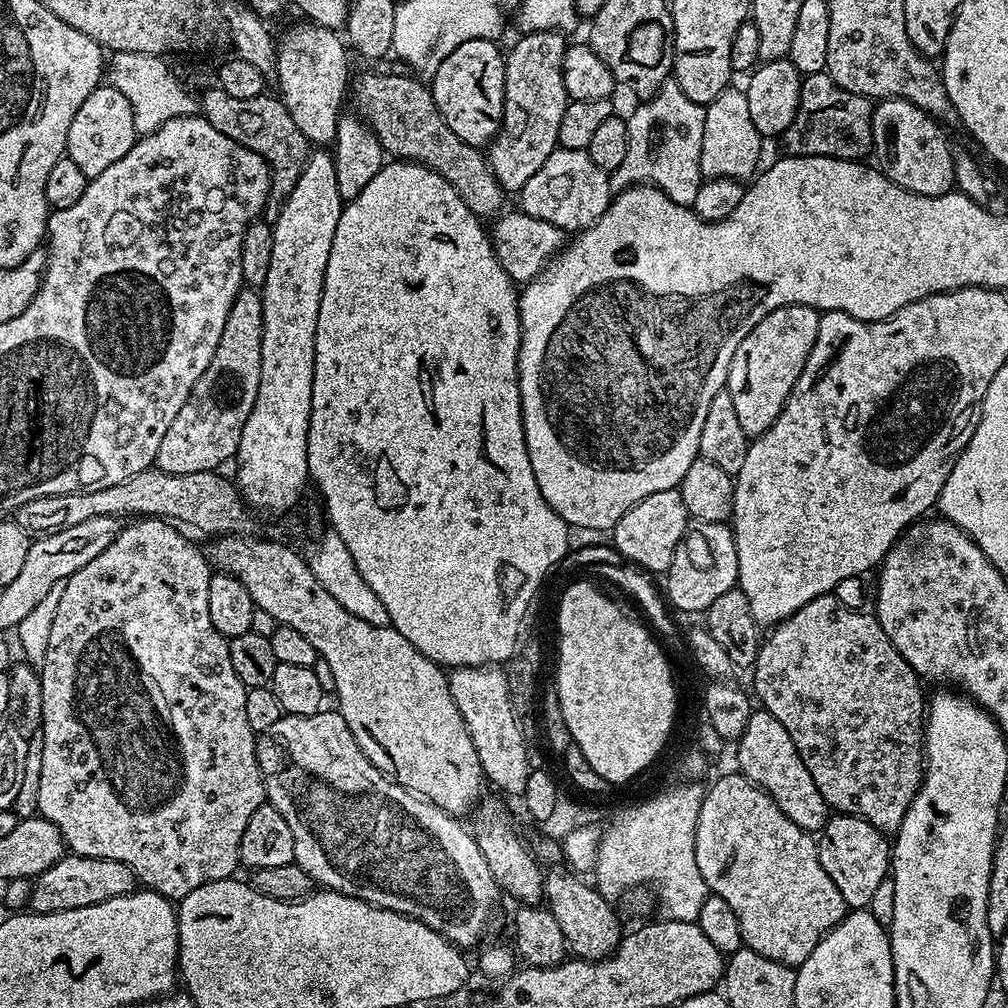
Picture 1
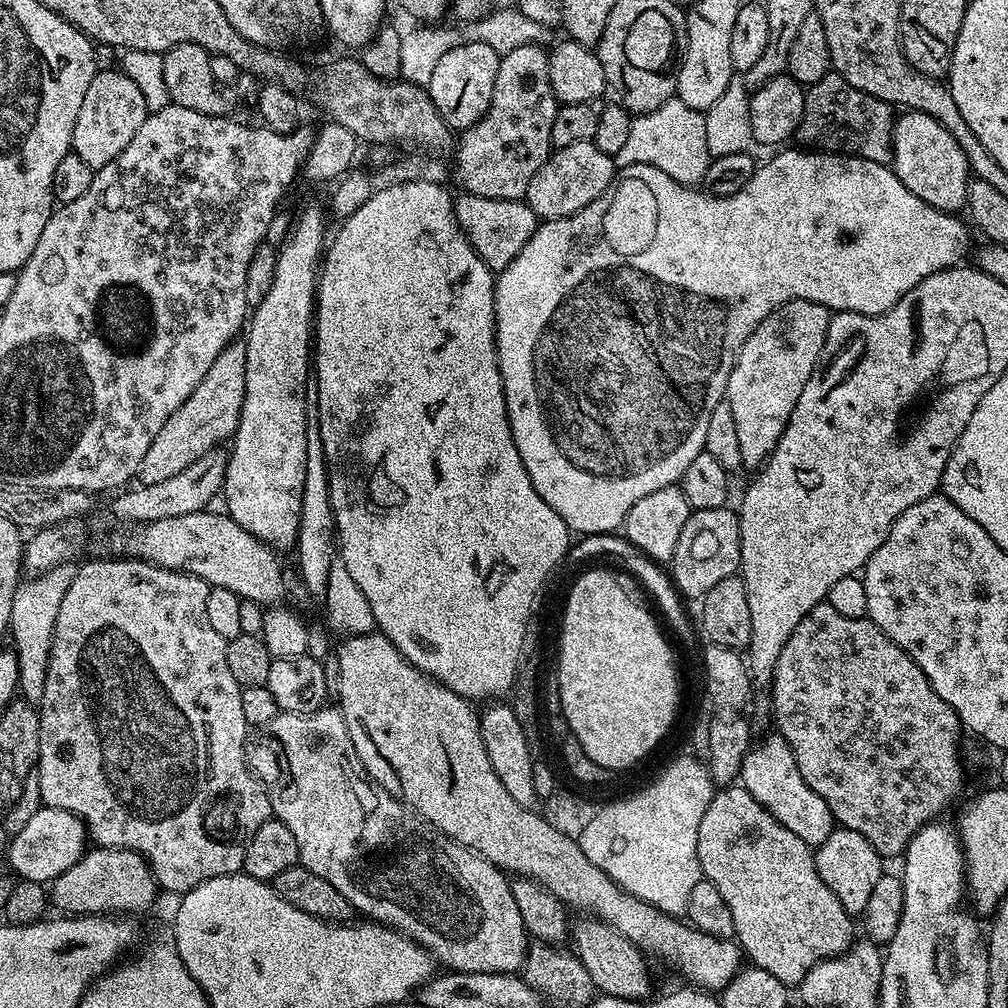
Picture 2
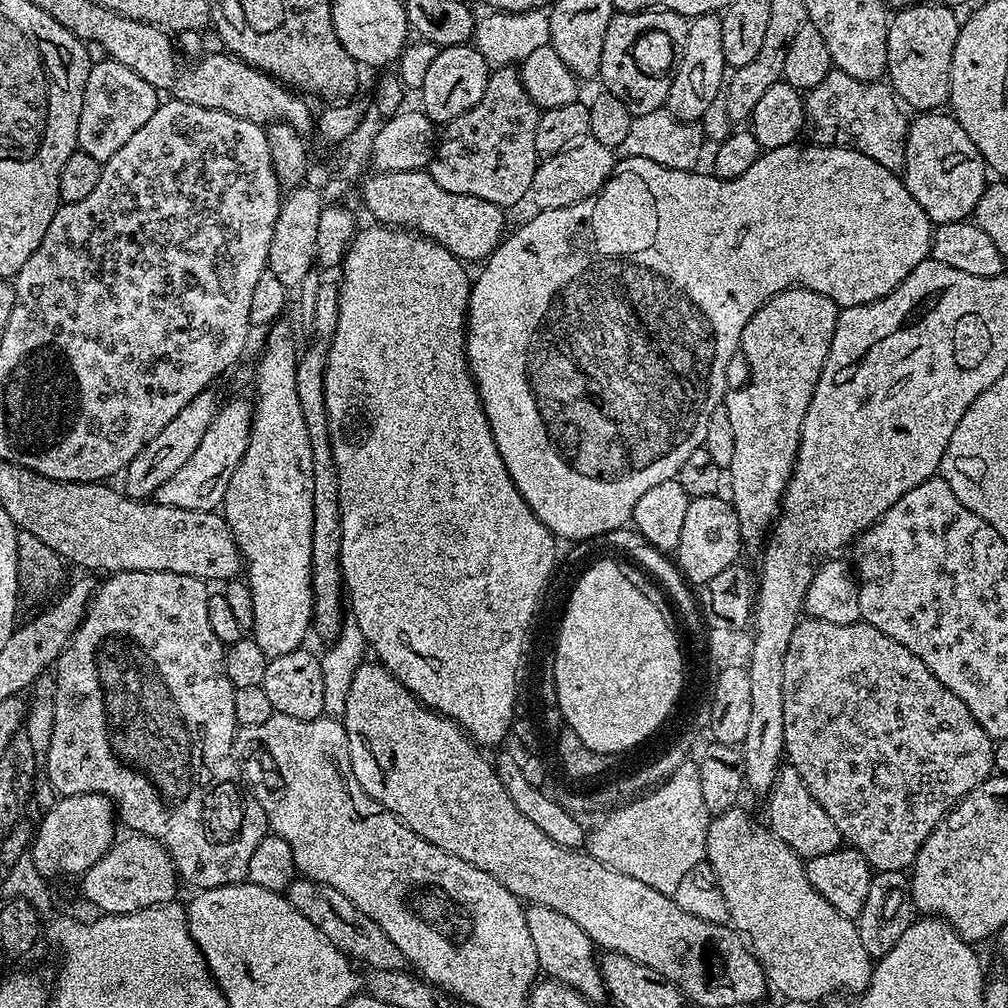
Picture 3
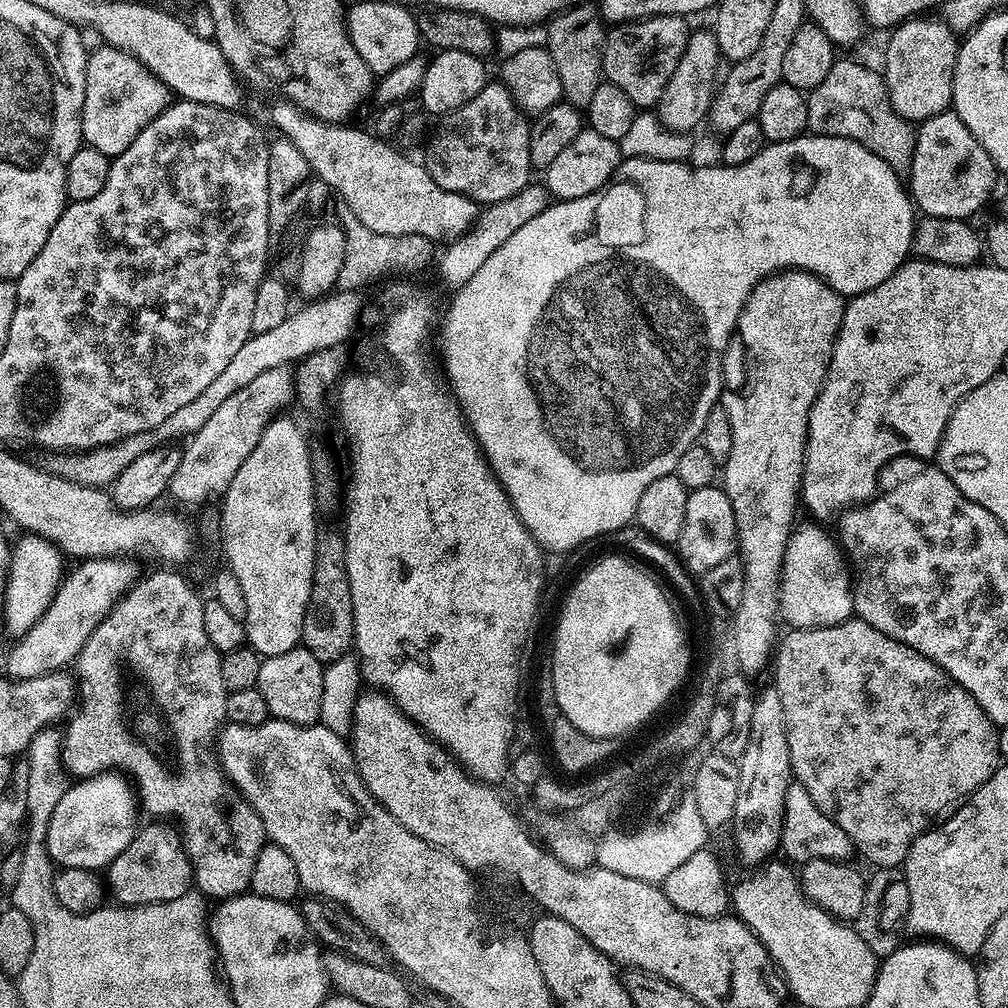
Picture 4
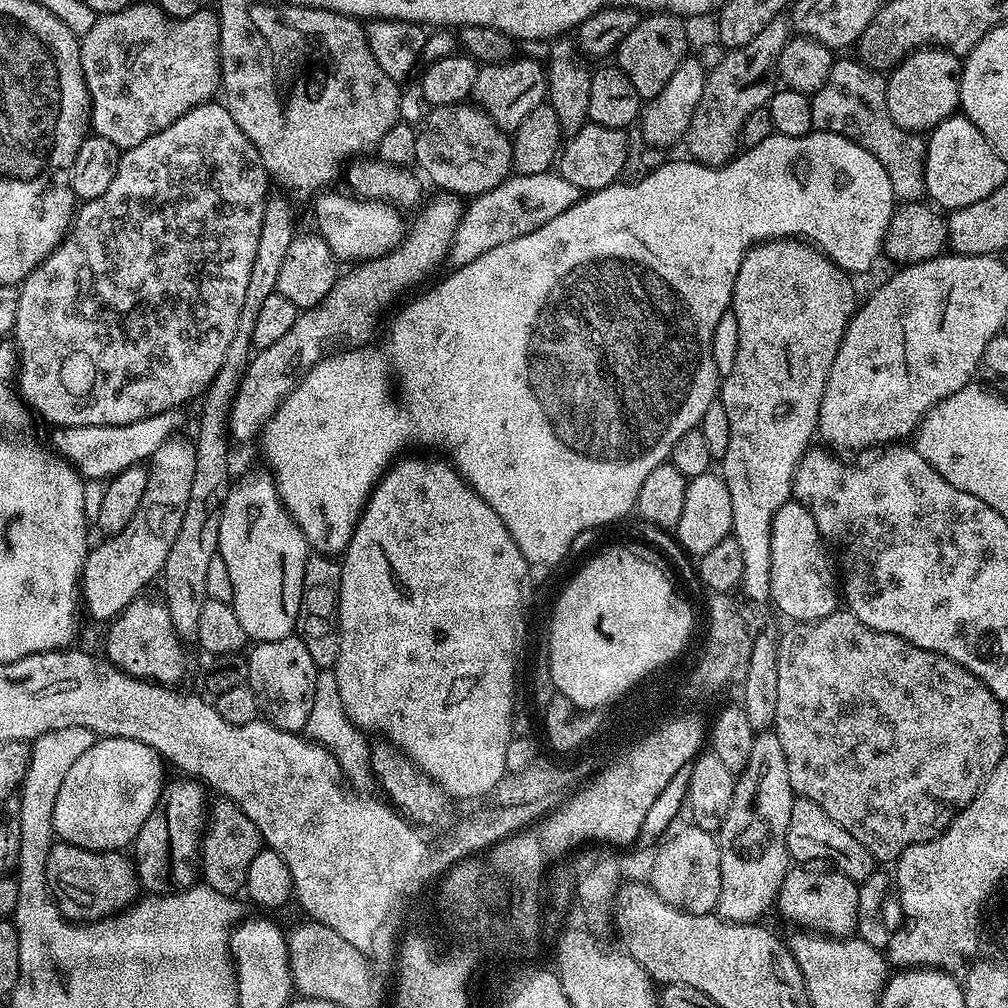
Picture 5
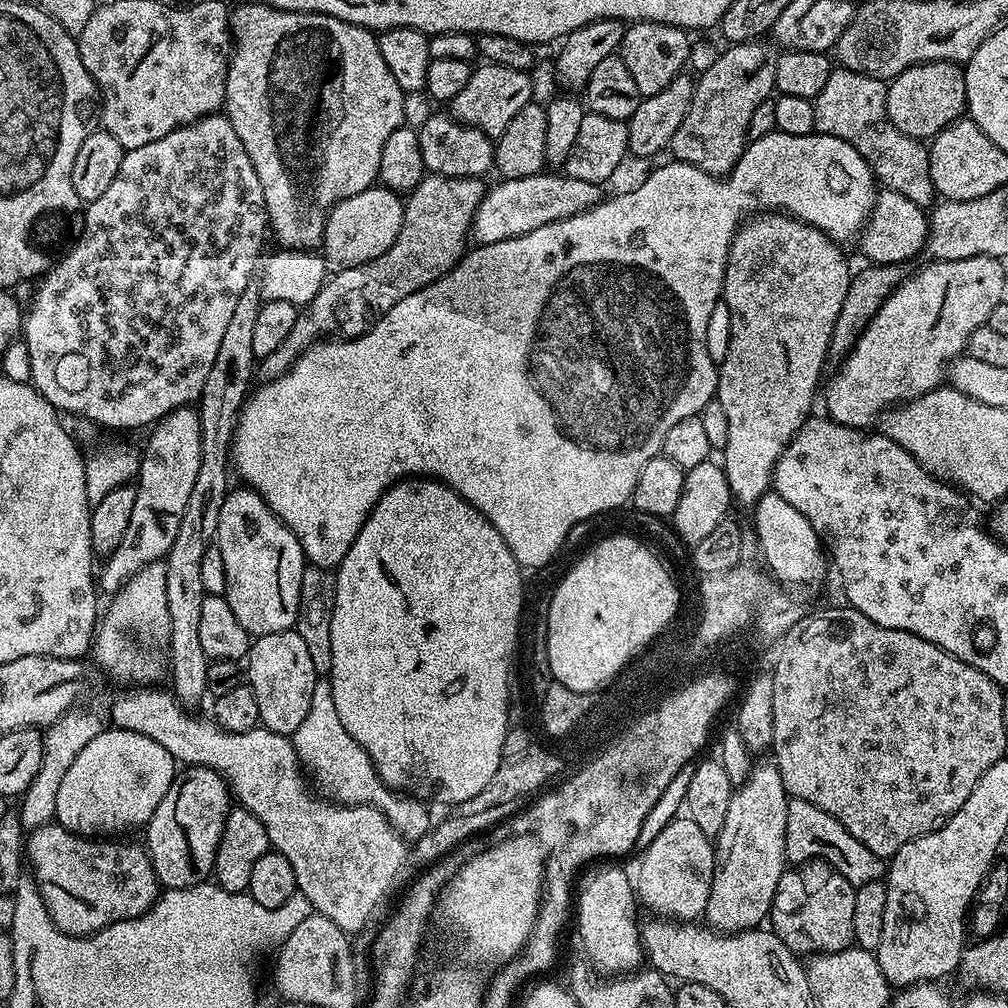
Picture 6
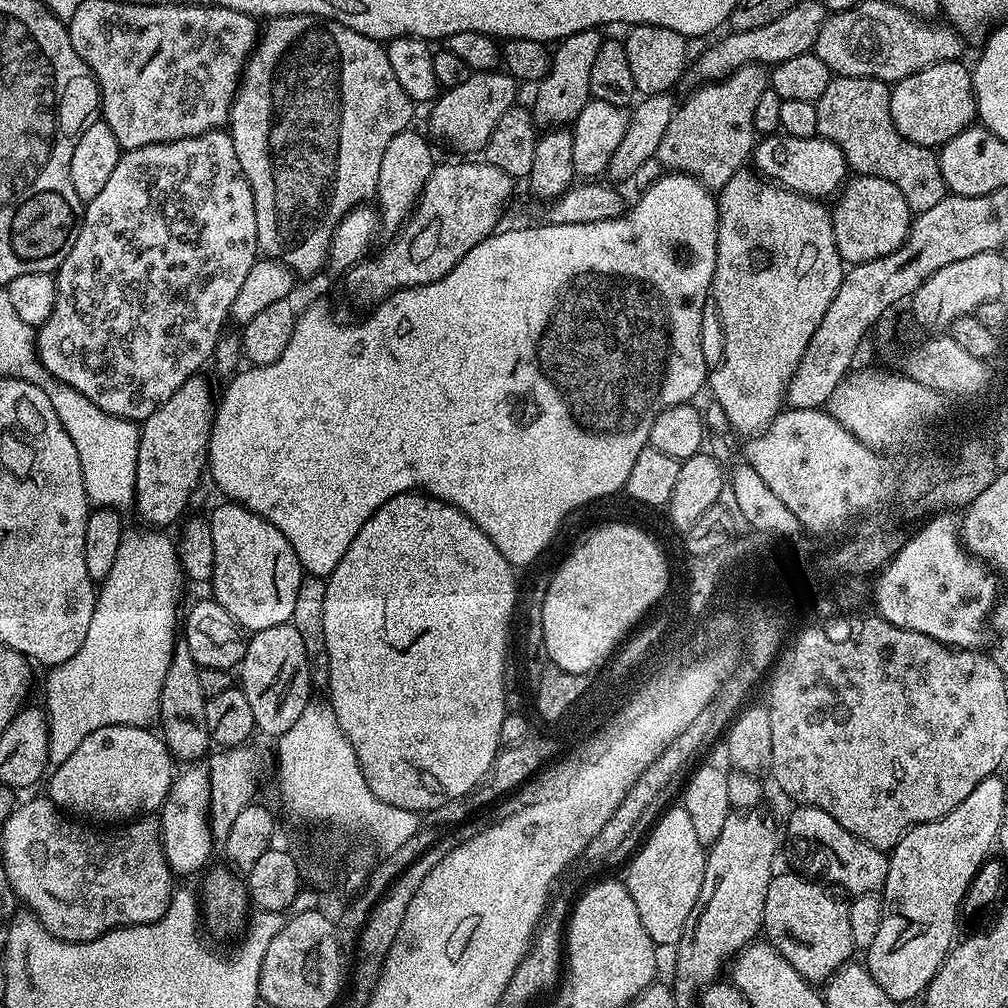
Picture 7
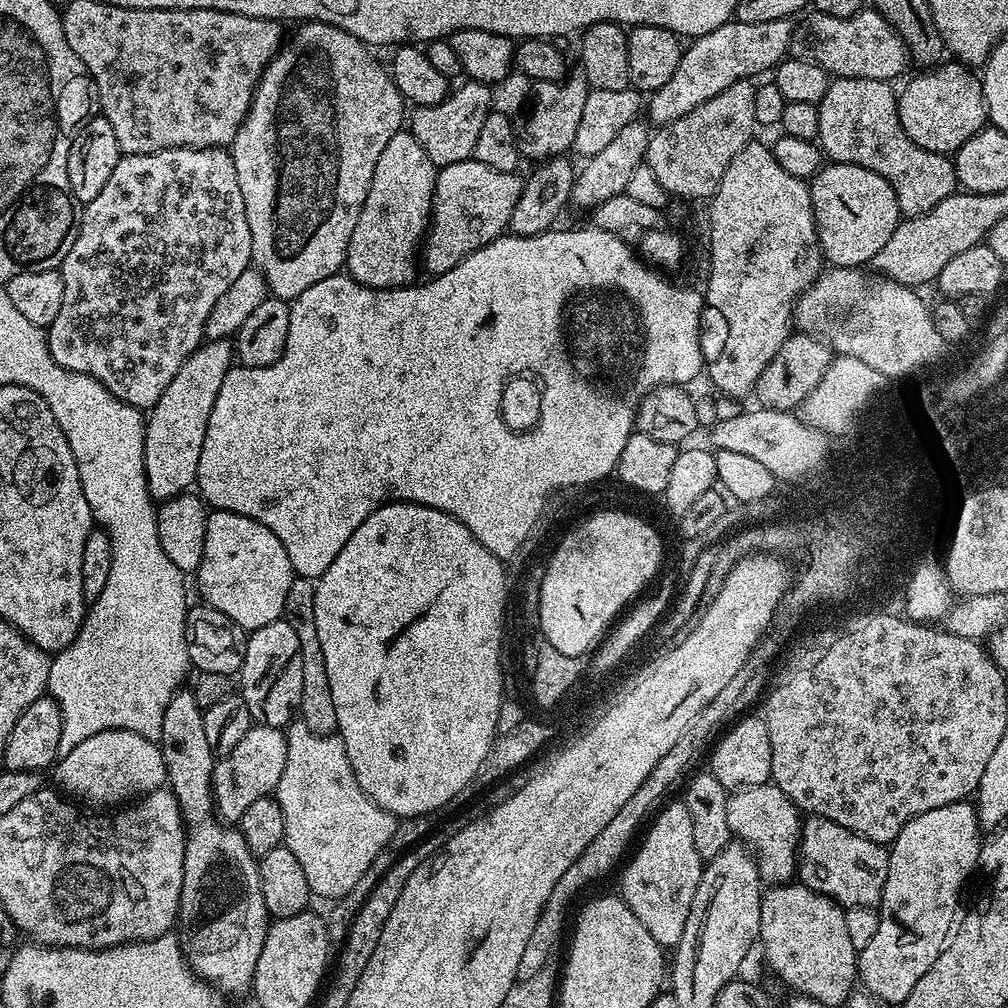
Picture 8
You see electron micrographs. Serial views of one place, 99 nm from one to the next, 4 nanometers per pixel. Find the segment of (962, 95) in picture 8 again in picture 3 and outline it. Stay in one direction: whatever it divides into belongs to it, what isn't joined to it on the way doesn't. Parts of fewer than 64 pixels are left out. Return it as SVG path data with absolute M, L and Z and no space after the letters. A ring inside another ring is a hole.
M916 2L909 3L908 7L901 8L888 21L888 41L886 42L886 58L888 59L888 66L886 69L886 80L893 92L909 109L915 110L917 113L934 112L943 109L949 103L952 95L952 59L954 58L954 46L958 42L958 34L960 33L960 25L962 23L961 17L956 17L957 13L949 8L947 3L940 2L940 4L916 4Z

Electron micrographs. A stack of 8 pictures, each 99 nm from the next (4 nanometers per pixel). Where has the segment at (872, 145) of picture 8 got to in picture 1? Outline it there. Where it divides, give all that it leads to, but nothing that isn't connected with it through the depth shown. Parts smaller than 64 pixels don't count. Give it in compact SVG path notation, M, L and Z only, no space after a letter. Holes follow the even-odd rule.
M827 71L804 76L800 81L800 101L794 122L779 137L783 155L833 156L839 160L860 160L873 151L873 101L851 93L828 77Z

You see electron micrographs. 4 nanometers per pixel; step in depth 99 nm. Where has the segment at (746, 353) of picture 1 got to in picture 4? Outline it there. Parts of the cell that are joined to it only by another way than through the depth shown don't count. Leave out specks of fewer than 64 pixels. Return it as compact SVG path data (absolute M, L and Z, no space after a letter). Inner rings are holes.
M781 270L773 272L771 276L765 276L757 284L756 289L748 295L748 300L744 303L744 309L740 315L738 325L738 340L744 343L744 348L748 351L748 381L744 384L741 392L725 391L722 396L722 403L726 414L730 414L730 431L734 434L734 442L730 446L730 458L722 465L722 487L725 494L730 498L730 506L734 506L734 522L736 523L736 542L738 545L738 555L744 564L745 582L743 583L742 600L738 603L735 612L739 615L737 620L737 643L740 649L740 659L743 660L744 668L752 673L754 678L761 675L764 667L769 667L770 661L774 656L774 649L778 644L776 636L776 622L780 616L780 575L783 574L783 555L786 554L787 542L791 538L796 518L796 500L801 499L802 485L804 482L804 453L808 446L808 419L810 410L818 398L818 394L824 388L824 379L830 366L830 358L834 350L836 336L840 333L842 318L844 317L845 297L834 291L825 280L812 272L803 270Z

